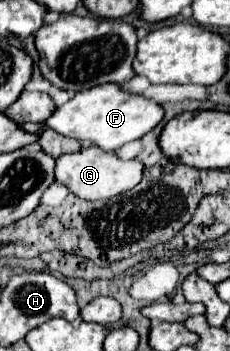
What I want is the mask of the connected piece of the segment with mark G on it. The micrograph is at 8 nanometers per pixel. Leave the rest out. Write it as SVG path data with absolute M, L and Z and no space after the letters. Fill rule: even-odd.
M85 146L75 154L63 154L61 158L57 158L55 176L75 196L83 200L99 200L117 196L137 186L143 178L143 164L139 160L121 160L115 152L105 152L99 146Z

